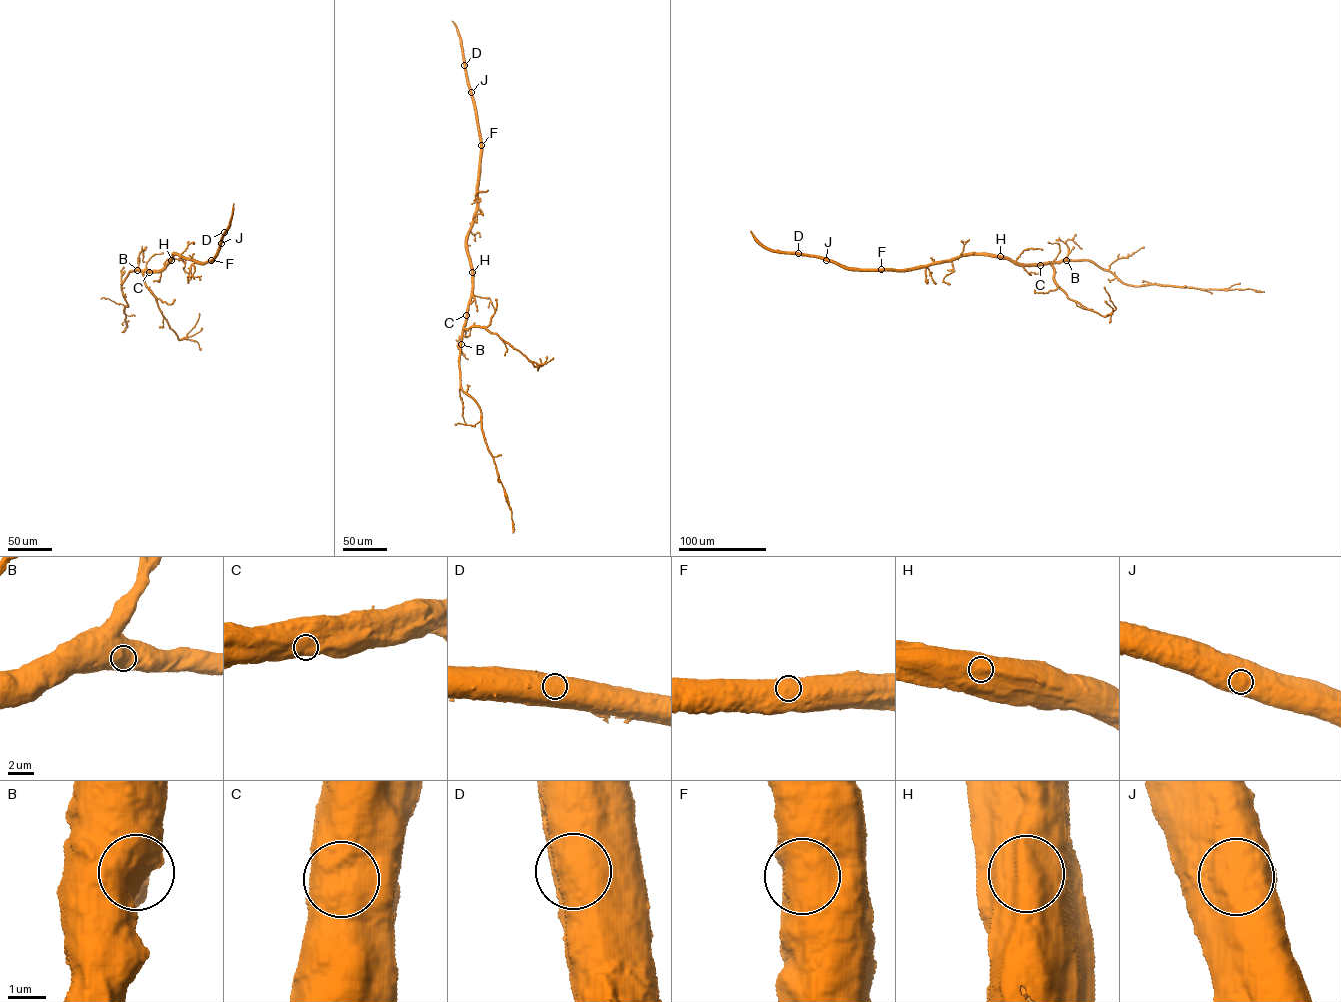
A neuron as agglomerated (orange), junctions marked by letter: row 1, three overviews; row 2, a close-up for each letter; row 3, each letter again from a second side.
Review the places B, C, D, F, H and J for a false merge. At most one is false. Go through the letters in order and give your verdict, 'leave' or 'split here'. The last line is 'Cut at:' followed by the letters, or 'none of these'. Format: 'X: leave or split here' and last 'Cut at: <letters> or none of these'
B: leave
C: leave
D: leave
F: leave
H: leave
J: leave
Cut at: none of these

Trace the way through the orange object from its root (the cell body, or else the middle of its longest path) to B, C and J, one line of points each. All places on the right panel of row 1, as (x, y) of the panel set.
B: (1007, 259), (1030, 264), (1066, 260)
C: (1007, 259), (1040, 265)
J: (1007, 259), (969, 254), (900, 270), (852, 268), (826, 260)

